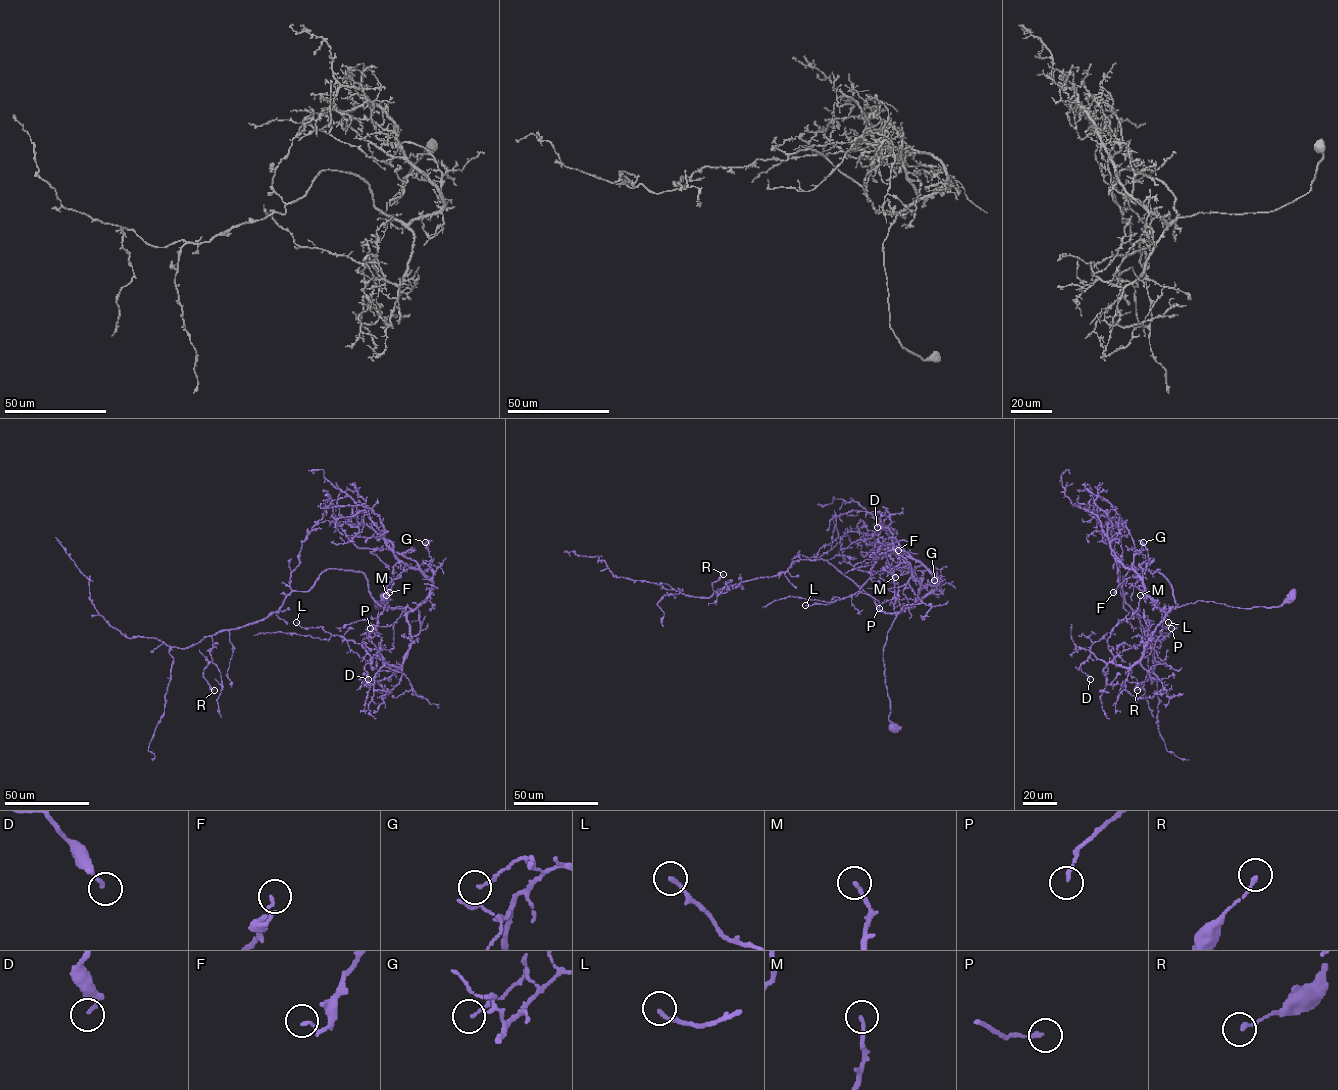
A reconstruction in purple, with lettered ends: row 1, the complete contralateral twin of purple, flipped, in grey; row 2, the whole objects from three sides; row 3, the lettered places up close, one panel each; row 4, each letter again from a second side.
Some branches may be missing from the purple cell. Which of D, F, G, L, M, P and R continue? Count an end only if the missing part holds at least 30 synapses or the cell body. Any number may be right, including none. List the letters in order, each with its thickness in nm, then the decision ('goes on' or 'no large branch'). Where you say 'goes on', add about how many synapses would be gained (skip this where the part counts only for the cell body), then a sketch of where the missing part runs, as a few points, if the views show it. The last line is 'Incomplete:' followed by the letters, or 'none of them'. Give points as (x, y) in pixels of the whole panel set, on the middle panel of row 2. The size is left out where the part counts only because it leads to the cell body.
D: calibre 140 nm; no large branch
F: calibre 110 nm; no large branch
G: calibre 110 nm; no large branch
L: calibre 150 nm; no large branch
M: calibre 160 nm; no large branch
P: calibre 140 nm; no large branch
R: calibre 160 nm; no large branch
Incomplete: none of them

